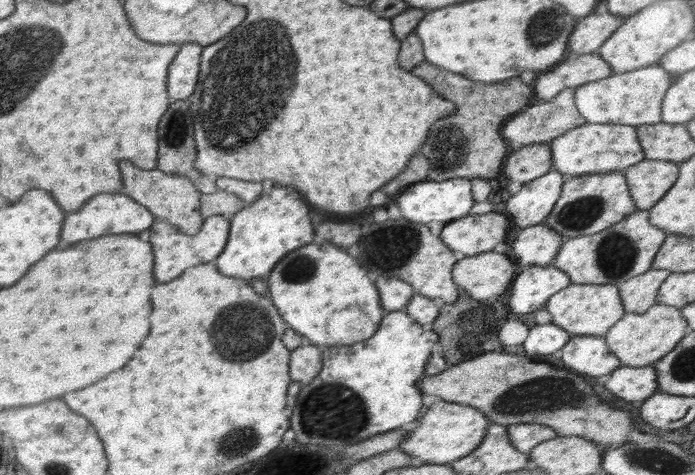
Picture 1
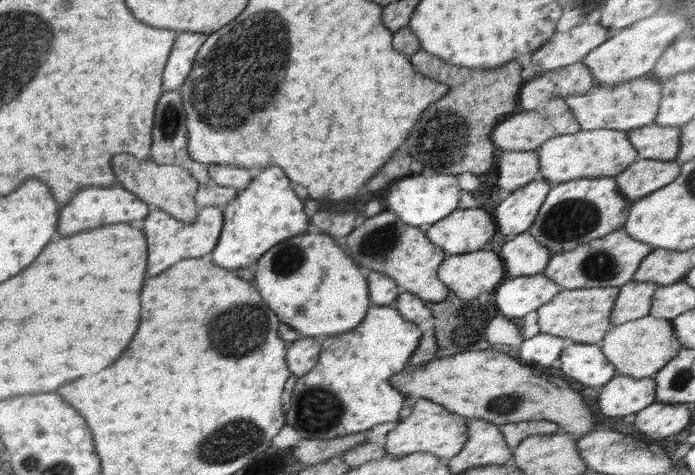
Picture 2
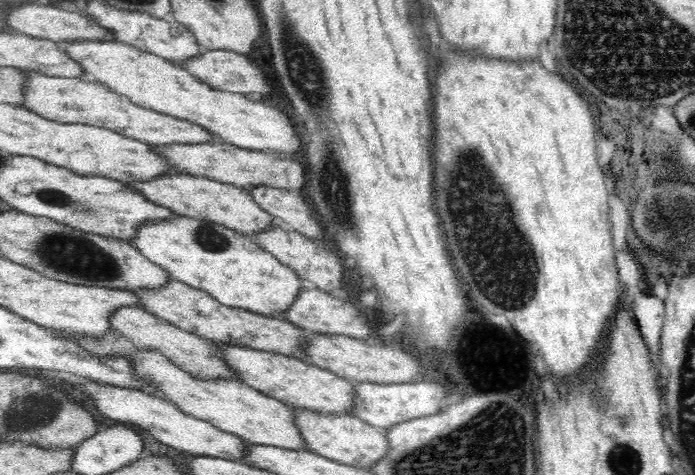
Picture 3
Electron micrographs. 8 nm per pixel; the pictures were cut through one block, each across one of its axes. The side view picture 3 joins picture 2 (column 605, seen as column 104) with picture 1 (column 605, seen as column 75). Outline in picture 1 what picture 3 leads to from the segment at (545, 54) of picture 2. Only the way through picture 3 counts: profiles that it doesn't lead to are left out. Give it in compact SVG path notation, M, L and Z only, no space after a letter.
M596 12L578 20L568 40L571 56L596 52L624 21L622 15Z

